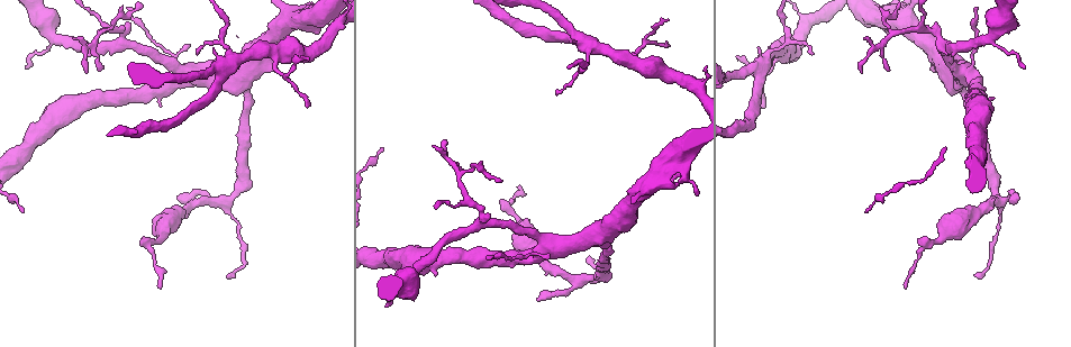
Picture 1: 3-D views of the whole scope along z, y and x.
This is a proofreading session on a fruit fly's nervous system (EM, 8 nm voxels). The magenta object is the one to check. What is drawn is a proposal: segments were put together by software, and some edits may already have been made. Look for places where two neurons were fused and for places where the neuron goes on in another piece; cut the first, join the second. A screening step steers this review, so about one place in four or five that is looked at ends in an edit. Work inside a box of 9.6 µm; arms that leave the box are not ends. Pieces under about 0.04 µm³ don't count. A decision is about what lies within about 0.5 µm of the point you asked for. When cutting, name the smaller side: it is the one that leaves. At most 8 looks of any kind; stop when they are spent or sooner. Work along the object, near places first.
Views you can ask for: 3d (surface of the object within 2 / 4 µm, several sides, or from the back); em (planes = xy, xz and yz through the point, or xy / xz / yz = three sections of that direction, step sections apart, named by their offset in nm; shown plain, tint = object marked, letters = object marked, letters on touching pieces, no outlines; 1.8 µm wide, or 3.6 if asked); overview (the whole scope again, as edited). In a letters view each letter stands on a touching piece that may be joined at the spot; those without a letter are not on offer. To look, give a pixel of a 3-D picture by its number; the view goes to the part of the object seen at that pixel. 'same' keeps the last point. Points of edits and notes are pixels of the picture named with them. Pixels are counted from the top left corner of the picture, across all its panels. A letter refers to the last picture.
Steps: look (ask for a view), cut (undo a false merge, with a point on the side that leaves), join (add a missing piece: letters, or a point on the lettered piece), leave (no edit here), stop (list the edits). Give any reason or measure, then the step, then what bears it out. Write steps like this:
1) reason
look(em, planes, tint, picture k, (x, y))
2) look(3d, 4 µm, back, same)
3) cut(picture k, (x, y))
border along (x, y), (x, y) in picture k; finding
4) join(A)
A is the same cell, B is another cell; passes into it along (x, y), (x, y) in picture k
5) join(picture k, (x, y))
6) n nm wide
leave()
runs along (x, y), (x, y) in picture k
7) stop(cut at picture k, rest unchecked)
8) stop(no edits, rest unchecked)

thin end
look(3d, 4 µm, picture 1, (762, 108))

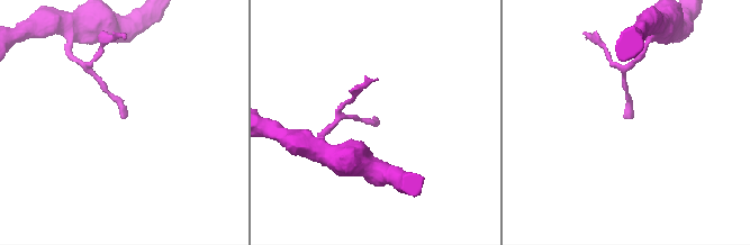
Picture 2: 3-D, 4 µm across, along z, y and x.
shape alone is not enough
look(em, planes, letters, picture 2, (627, 118))

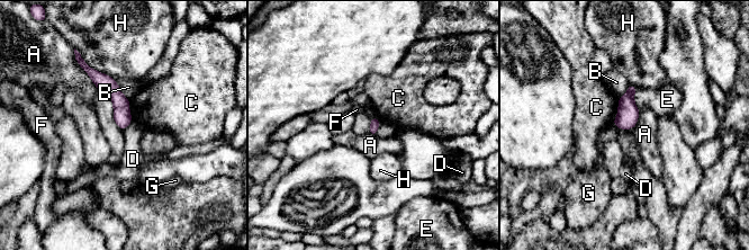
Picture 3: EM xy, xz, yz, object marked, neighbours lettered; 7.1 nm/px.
leave()
A, B, C, D, E, F, G and H are other cells; runs along (90, 71), (119, 100), (123, 125) in picture 3; no lettered piece goes on from it

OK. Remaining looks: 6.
long arm stops here
look(em, yz, step 16, letters, picture 1, (904, 287))

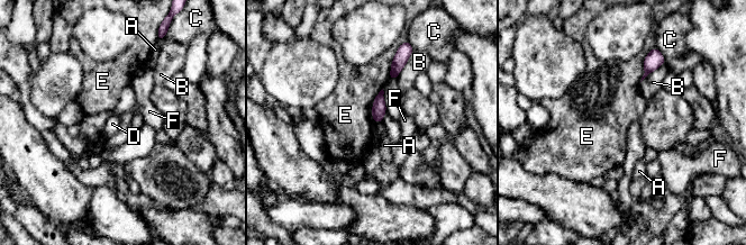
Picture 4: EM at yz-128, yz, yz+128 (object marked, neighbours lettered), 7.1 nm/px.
leave()
A, B, C, D, E and F are other cells; border along (398, 47), (391, 64), (389, 80) in picture 4; none of them fits

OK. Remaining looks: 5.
free end
look(em, planes, plain, picture 1, (177, 195))

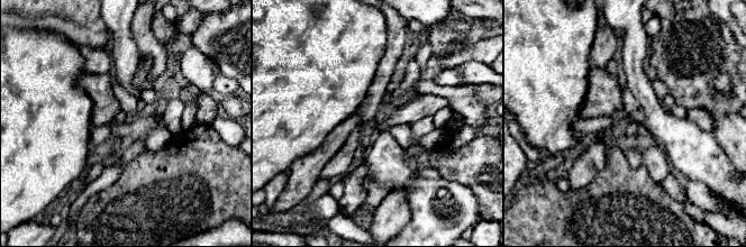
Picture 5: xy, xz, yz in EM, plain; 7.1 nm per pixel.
see the neighbours
look(em, planes, letters, same)

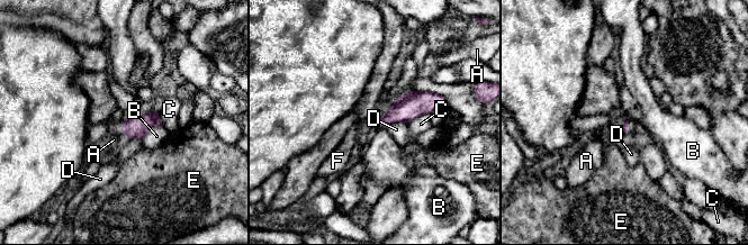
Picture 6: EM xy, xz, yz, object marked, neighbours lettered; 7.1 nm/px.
join(F)
F is the same cell, A, B, C, D and E are other cells; passes into it along (137, 126), (122, 127), (115, 128) in picture 6; it goes on there

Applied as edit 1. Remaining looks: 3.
stop(join at picture 6, rest unchecked)

